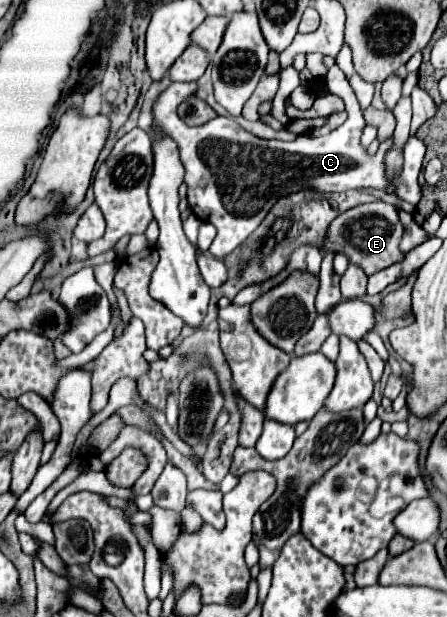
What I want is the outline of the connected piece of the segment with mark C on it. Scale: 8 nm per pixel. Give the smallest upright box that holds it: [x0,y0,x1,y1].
[152,65,424,257]

